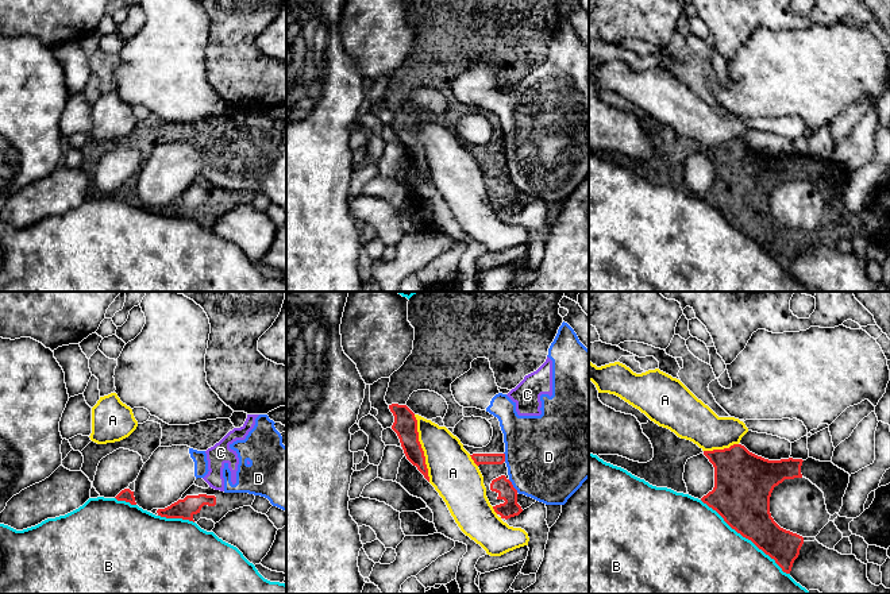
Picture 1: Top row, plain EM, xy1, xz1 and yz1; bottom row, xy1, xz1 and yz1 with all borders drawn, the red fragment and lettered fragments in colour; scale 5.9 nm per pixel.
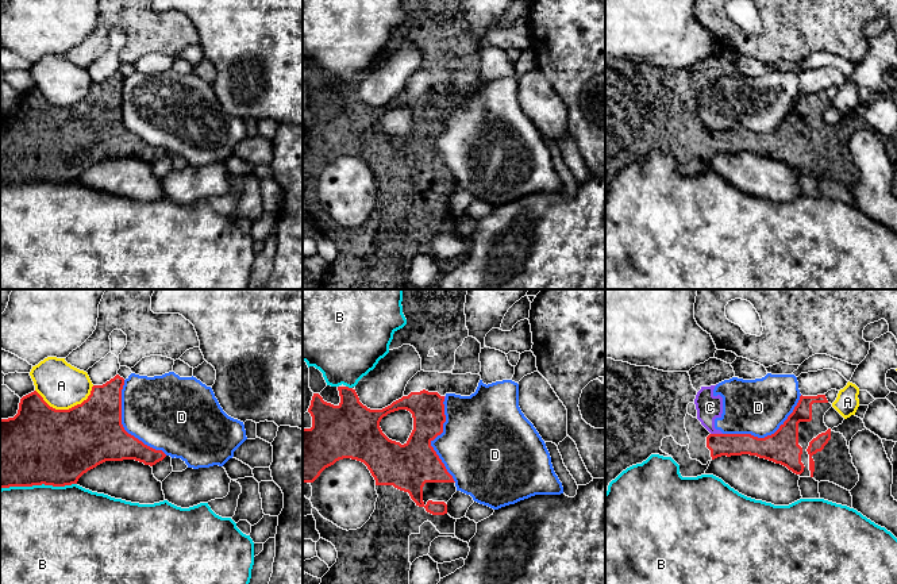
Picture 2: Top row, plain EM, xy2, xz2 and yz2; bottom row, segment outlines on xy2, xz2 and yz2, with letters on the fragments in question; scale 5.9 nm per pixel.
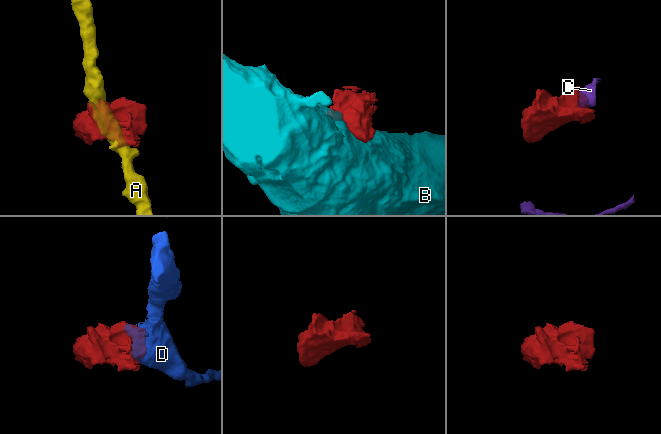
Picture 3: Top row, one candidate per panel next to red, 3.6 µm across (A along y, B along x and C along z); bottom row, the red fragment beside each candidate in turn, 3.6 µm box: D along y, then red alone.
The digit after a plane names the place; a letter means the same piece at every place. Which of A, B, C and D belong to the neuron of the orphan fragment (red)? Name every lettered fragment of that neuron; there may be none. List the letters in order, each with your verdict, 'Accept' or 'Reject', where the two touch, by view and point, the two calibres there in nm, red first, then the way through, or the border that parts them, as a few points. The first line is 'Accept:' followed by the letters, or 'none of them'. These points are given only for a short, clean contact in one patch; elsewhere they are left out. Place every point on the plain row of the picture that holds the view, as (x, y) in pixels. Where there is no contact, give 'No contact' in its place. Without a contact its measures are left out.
Accept: none of them
A: Reject. Touches red at xz1 (422, 146). Thickness 140 nm (red) against 280 nm
B: Reject. Touches red at yz1 (746, 235). Thickness 340 nm (red) against 500 nm
C: Reject. Touches red at yz2 (716, 131). Thickness 130 nm (red) against 150 nm. Boundary: yz2 (711, 130), (722, 131)
D: Reject. Touches red at xy2 (122, 123). Thickness 380 nm (red) against 420 nm

